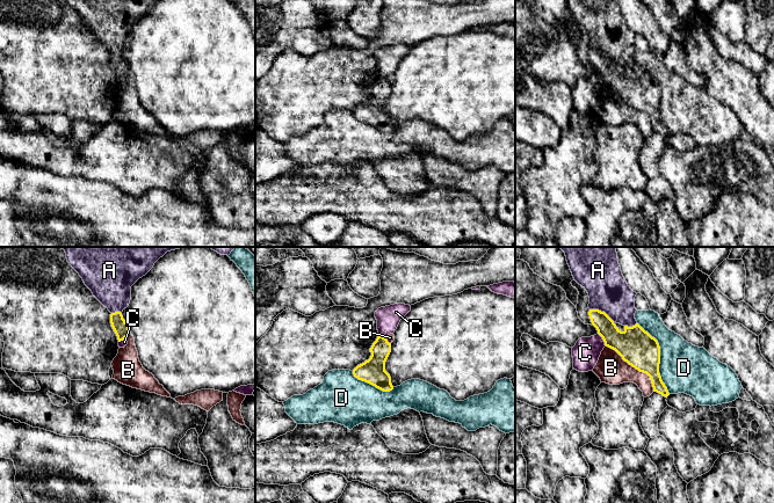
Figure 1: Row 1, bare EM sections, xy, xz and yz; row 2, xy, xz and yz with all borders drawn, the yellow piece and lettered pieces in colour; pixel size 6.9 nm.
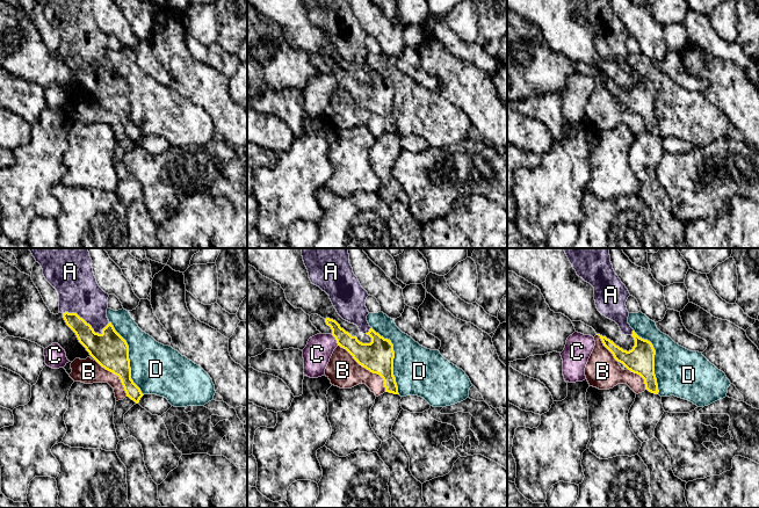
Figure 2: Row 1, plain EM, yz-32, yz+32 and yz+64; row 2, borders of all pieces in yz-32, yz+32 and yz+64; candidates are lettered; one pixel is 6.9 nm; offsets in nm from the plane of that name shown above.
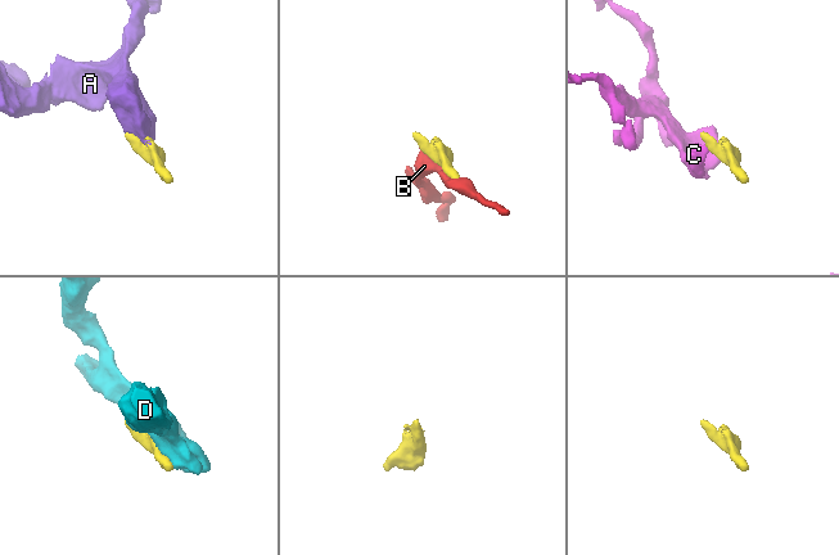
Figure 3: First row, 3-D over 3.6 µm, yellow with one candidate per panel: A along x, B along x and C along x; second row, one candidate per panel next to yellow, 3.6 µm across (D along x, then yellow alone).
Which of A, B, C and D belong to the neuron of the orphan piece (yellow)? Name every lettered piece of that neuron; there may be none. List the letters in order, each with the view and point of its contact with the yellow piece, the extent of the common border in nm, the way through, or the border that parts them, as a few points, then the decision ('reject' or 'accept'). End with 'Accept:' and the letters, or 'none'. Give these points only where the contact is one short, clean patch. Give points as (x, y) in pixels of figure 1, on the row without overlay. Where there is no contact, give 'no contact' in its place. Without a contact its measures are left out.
A: contact yz (602, 52); length 200 nm; accept
B: contact yz (635, 108); length 460 nm; reject
C: contact yz (602, 79); length 110 nm; border yz (598, 73), (606, 86); reject
D: contact yz (659, 97); length 550 nm; reject
Accept: A

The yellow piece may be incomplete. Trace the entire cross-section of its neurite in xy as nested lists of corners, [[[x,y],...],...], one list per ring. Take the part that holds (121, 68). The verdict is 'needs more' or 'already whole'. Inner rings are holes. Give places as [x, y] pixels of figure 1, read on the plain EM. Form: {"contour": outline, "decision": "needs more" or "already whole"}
{"contour": [[[67,0],[93,36],[108,49],[118,82],[129,75],[122,52],[131,41],[131,27],[145,16],[158,0]]], "decision": "needs more"}

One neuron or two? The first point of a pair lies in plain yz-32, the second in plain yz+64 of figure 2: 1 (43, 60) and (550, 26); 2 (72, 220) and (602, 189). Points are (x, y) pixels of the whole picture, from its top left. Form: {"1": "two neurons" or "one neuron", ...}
{"1": "two neurons", "2": "two neurons"}

